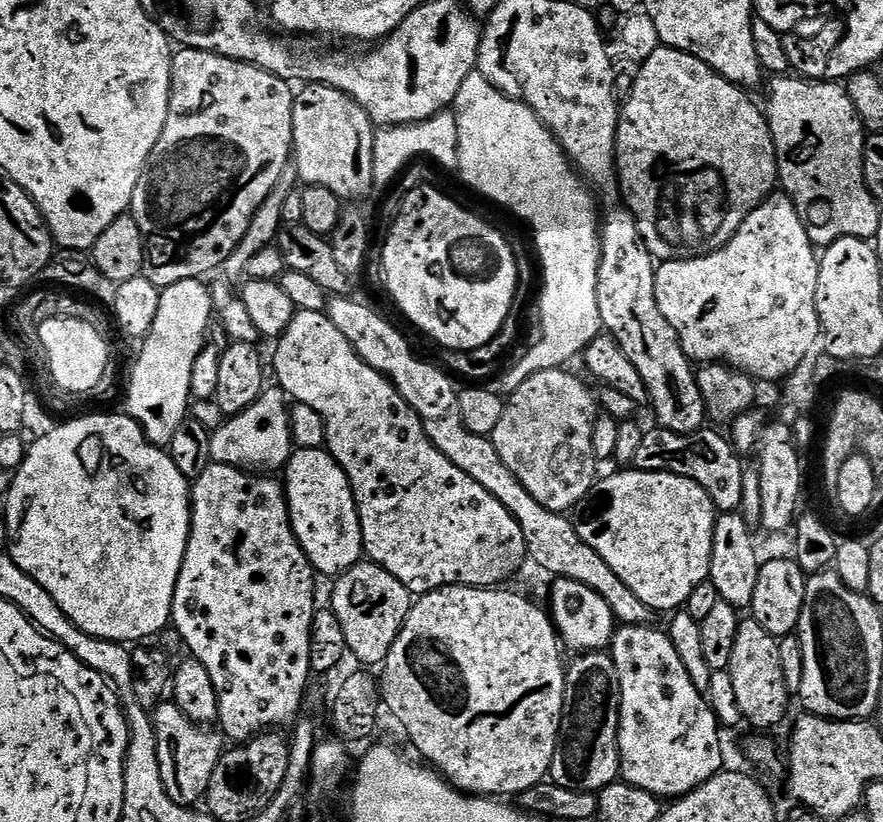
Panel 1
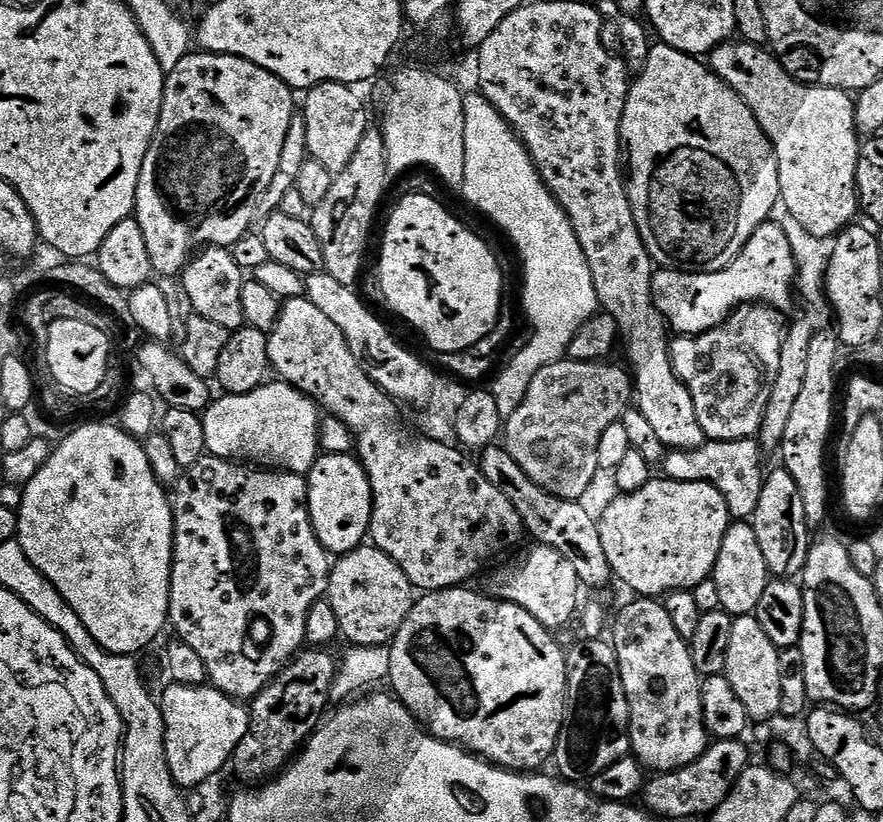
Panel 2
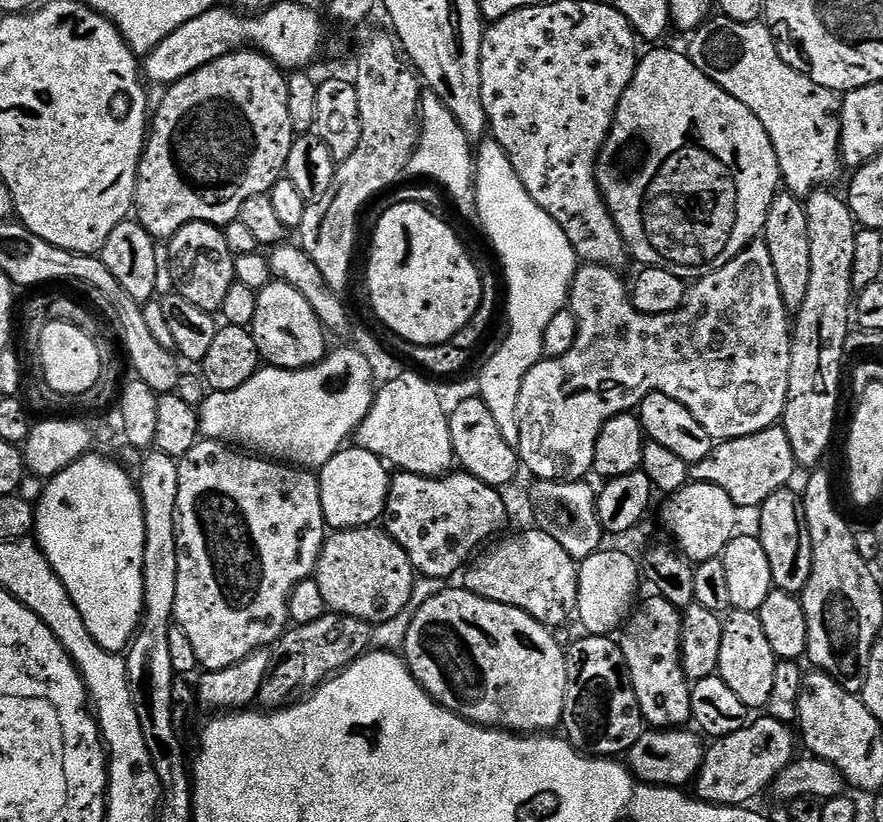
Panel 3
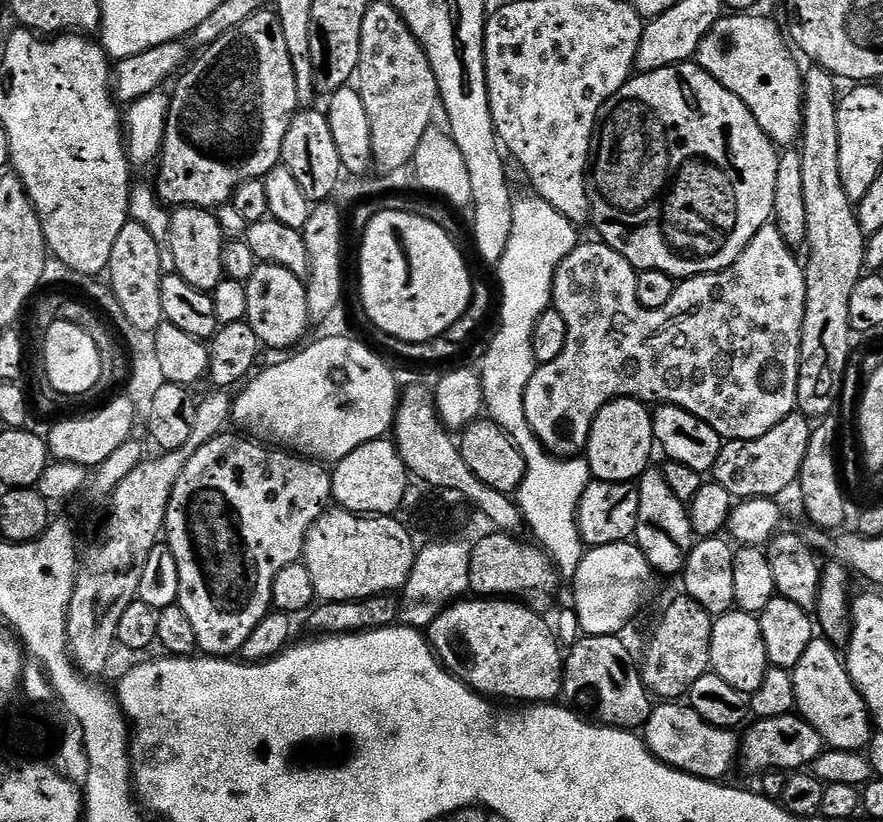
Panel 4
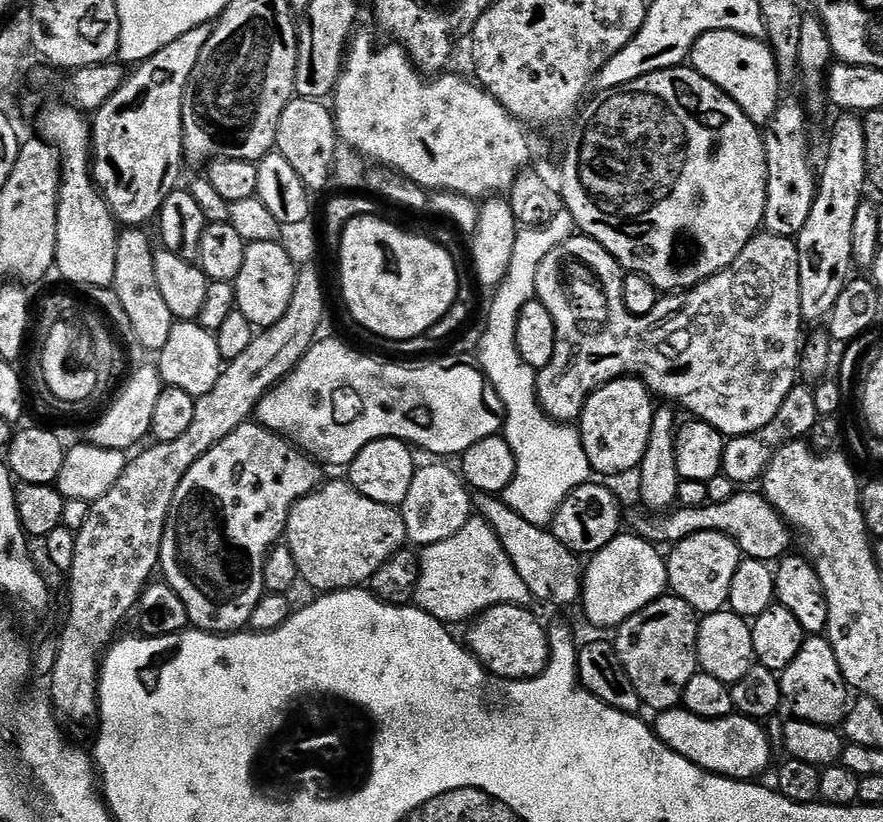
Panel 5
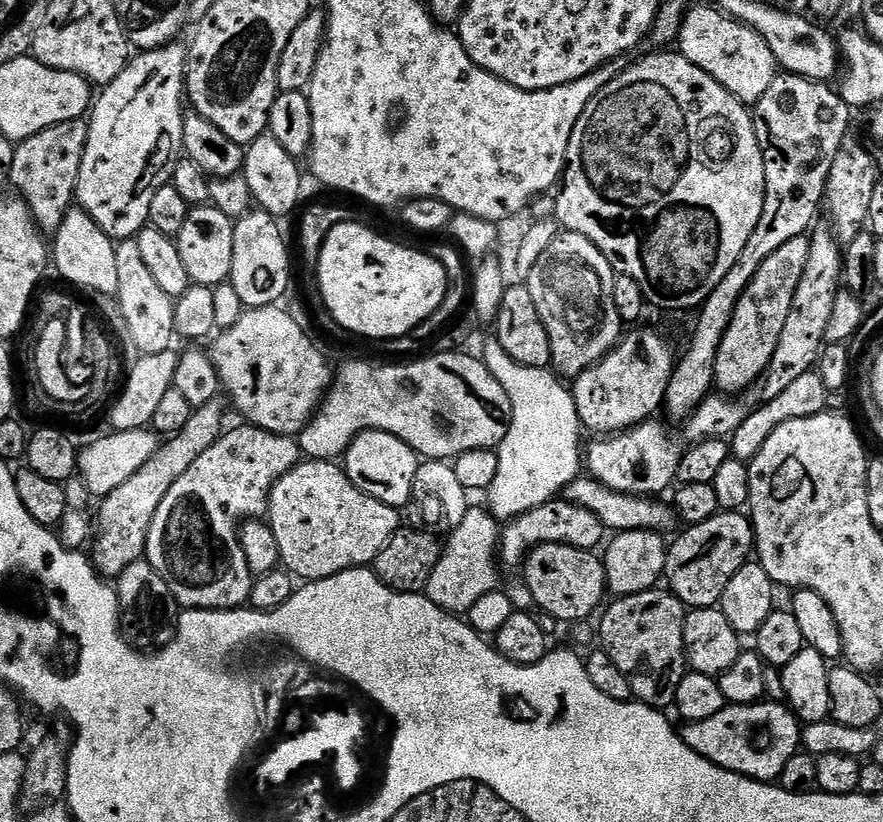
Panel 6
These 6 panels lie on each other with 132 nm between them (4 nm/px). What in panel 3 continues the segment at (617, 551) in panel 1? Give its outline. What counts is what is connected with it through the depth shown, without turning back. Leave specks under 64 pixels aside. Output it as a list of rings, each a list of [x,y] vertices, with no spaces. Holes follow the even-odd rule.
[[[689,482],[682,490],[671,493],[661,510],[664,528],[673,536],[675,547],[684,553],[687,560],[699,562],[714,560],[724,555],[724,548],[737,535],[736,515],[738,509],[730,502],[730,494],[713,484]]]

